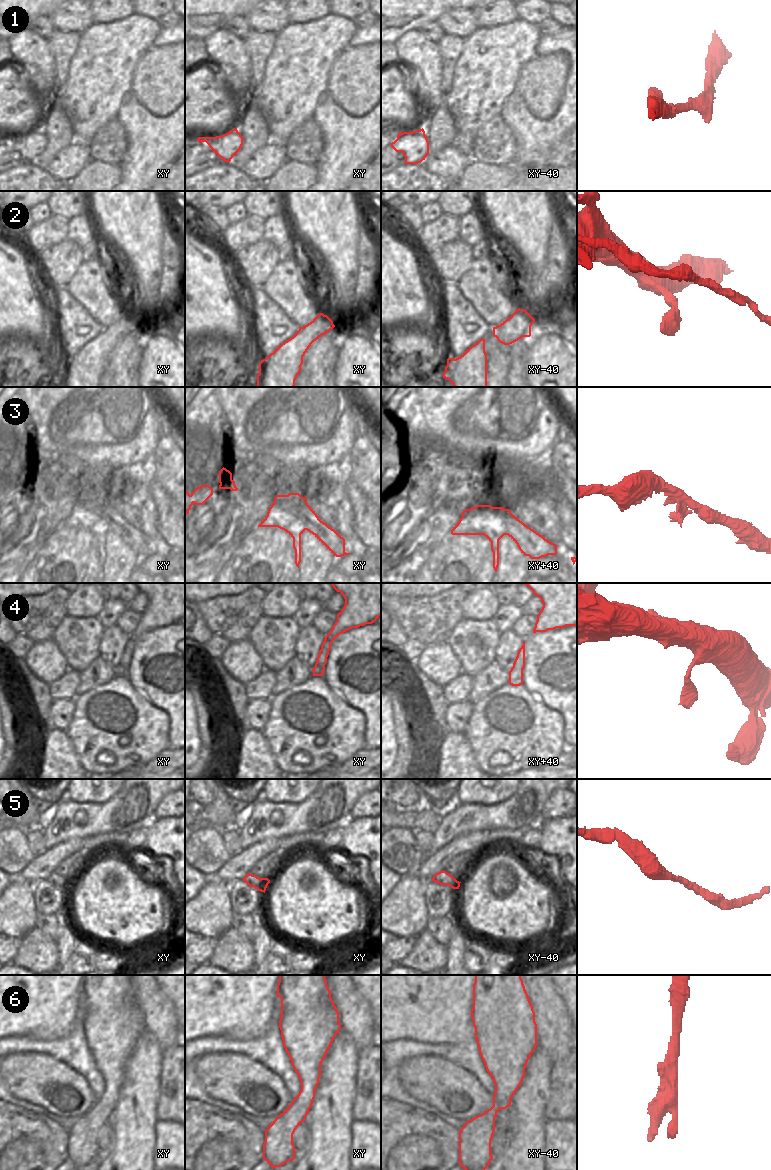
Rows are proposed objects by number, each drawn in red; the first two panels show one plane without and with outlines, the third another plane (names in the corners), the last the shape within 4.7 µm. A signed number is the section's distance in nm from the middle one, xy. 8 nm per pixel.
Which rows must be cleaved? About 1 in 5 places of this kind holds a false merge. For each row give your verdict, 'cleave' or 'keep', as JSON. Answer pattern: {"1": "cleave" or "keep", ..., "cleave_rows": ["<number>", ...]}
{"1": "keep", "2": "keep", "3": "keep", "4": "keep", "5": "keep", "6": "keep", "cleave_rows": []}

